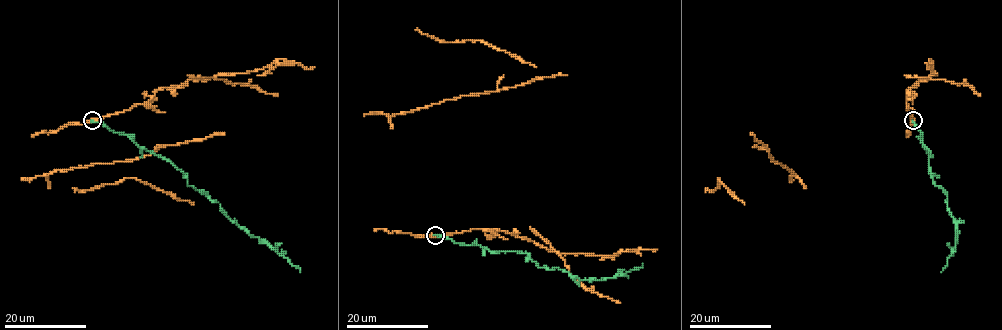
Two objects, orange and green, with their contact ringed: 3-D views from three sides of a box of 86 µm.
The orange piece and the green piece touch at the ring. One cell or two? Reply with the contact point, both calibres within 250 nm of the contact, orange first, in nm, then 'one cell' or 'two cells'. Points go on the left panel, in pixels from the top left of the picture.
at (92, 120); 340 nm thick on the orange side, 320 nm on the other; two cells

